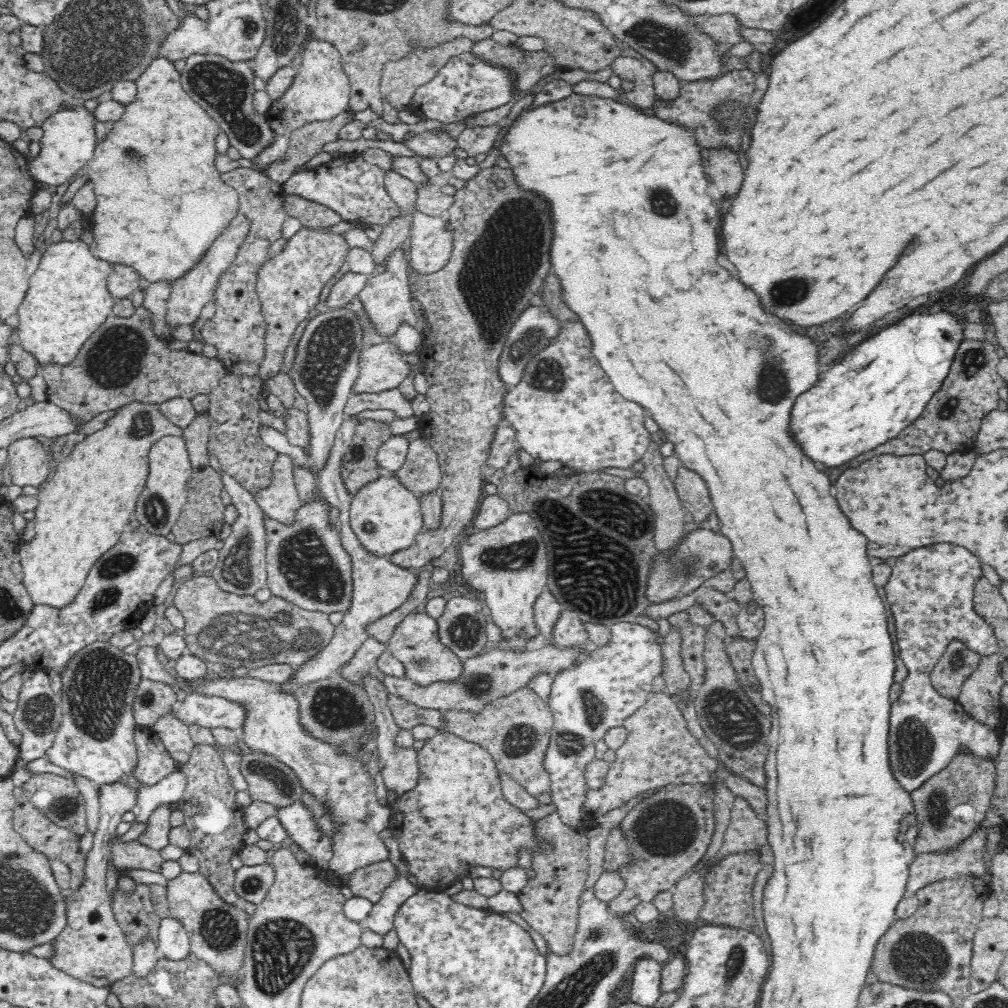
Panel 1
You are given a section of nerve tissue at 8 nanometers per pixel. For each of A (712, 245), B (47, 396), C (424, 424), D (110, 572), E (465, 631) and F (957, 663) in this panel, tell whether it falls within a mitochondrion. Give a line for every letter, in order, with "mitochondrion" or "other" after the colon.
A: other
B: other
C: other
D: mitochondrion
E: mitochondrion
F: mitochondrion

